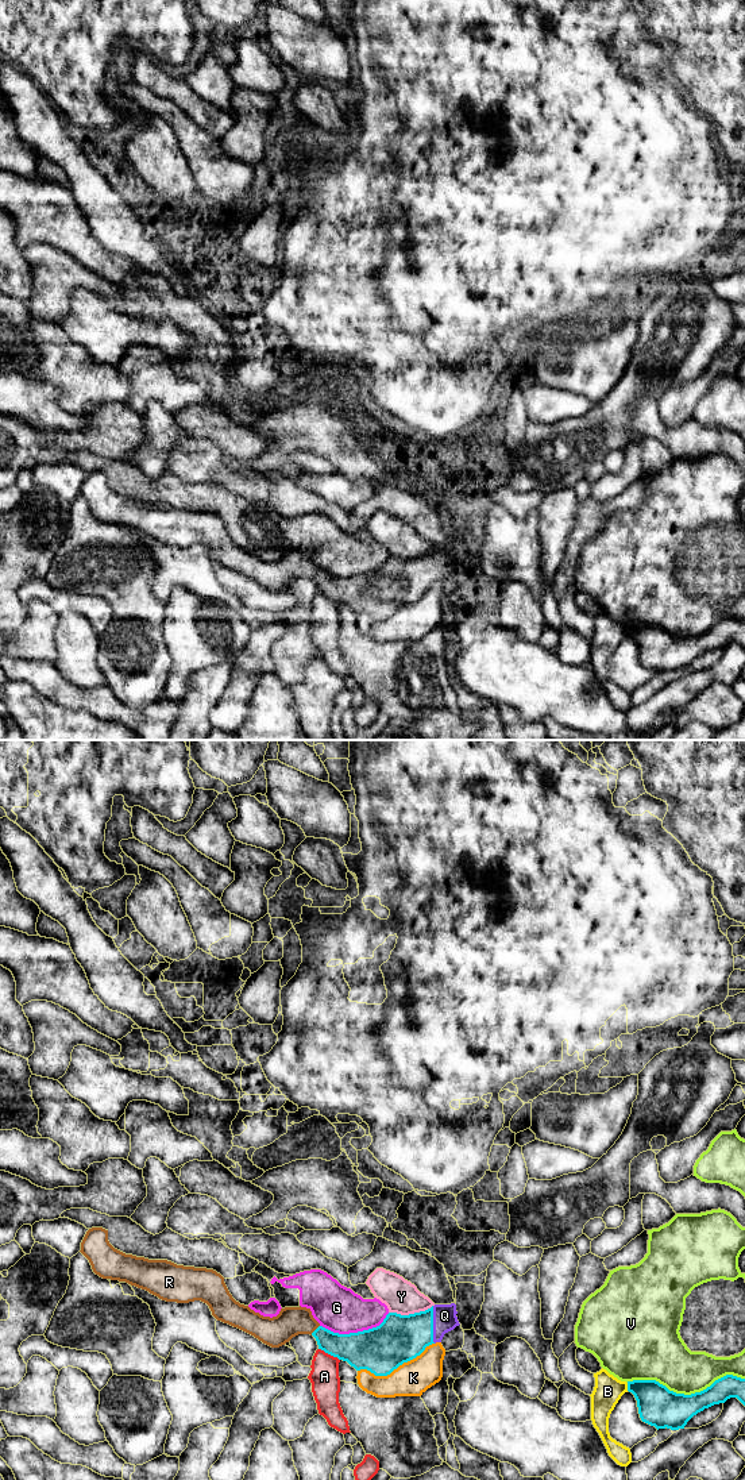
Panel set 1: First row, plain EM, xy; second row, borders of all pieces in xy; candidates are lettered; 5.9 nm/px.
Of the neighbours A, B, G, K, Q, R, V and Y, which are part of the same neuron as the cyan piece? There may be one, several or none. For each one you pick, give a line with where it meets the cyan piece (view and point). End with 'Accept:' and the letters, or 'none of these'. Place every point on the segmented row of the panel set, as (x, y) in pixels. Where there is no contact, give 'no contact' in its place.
Q: meets cyan in xy at (432, 1325)
R: meets cyan in xy at (315, 1330)
Accept: Q, R

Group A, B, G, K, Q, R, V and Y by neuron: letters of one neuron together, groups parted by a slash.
A / B / G / K / Q R / V / Y

